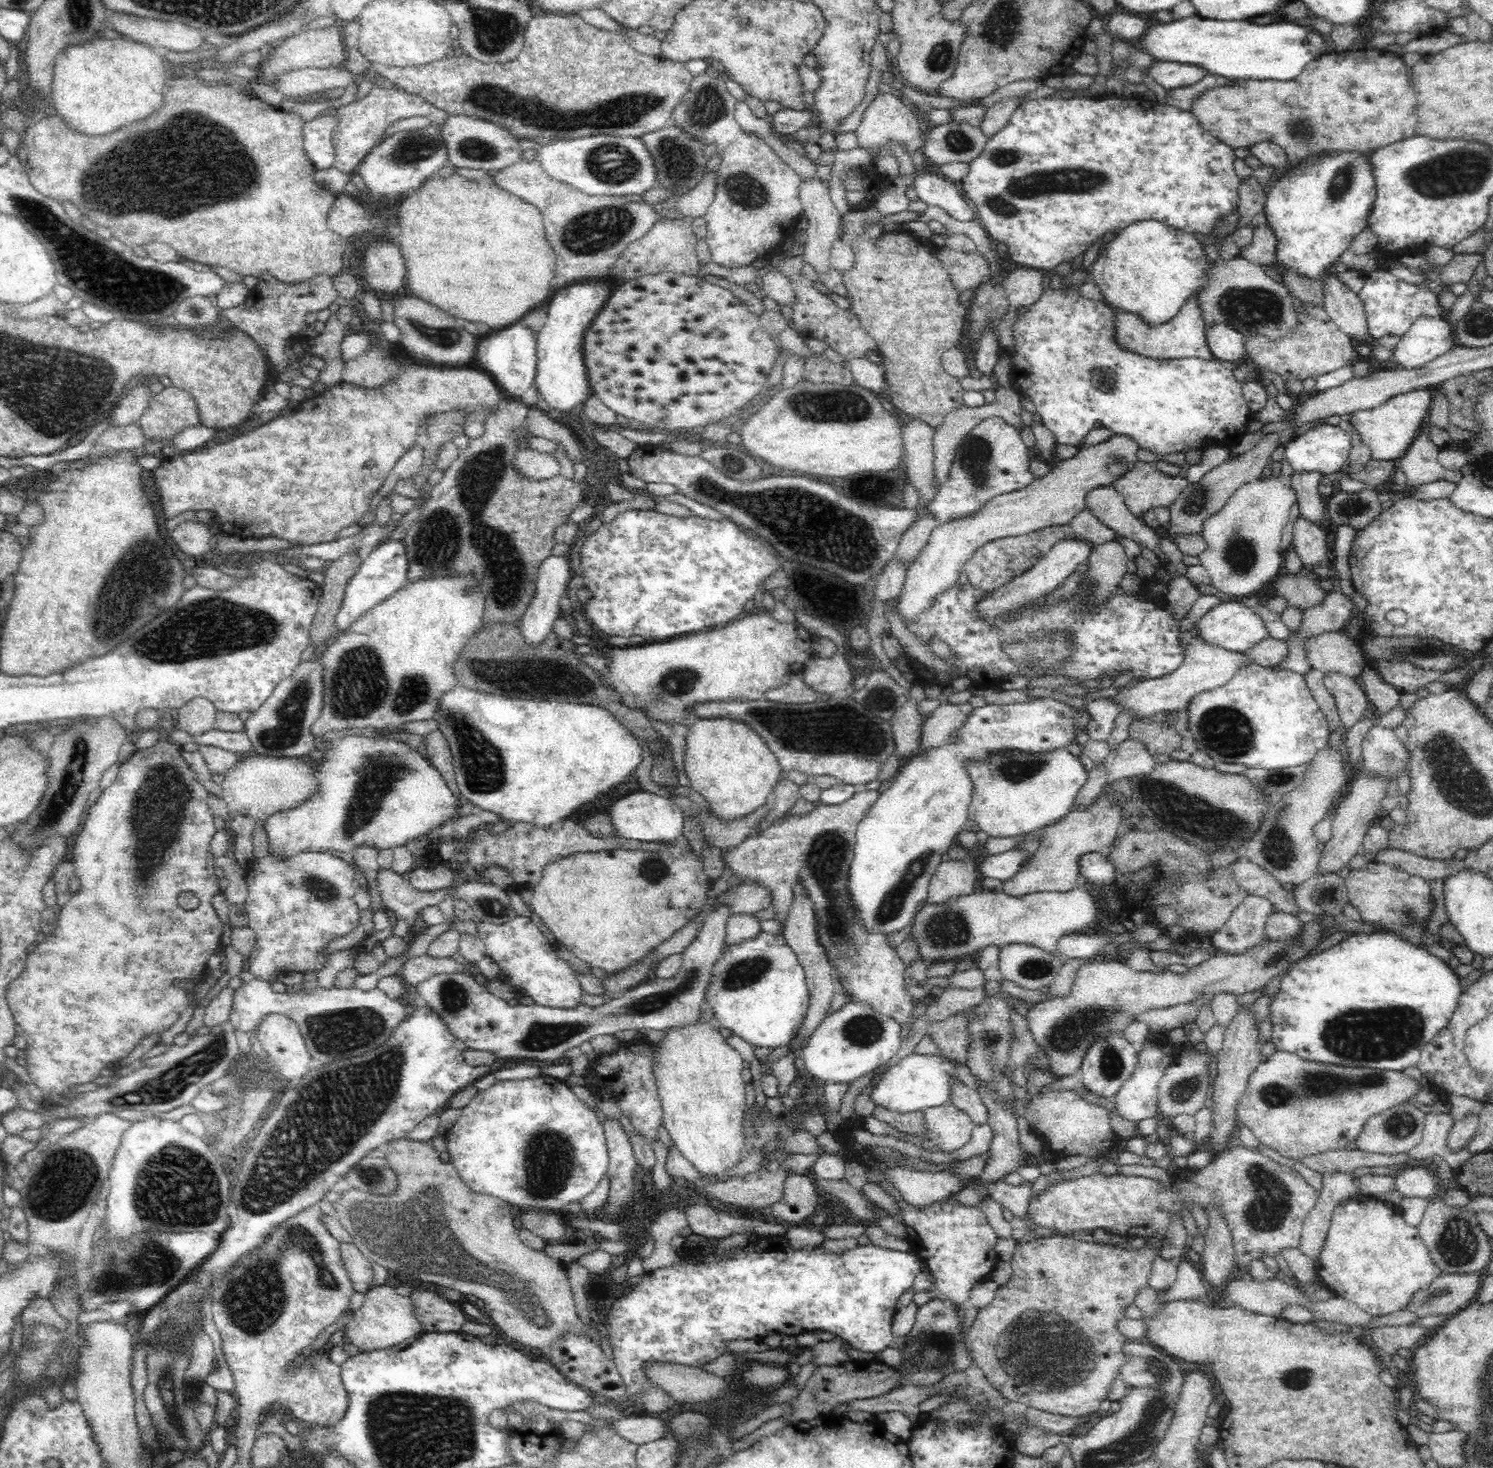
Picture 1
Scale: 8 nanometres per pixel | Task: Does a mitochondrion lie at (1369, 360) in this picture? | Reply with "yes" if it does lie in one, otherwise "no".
no

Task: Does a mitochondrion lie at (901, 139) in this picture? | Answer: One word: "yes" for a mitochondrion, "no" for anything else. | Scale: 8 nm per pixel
no

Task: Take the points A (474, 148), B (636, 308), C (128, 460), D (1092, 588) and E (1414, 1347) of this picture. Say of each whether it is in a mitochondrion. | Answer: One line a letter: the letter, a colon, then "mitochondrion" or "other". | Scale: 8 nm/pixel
A: mitochondrion
B: other
C: other
D: mitochondrion
E: other

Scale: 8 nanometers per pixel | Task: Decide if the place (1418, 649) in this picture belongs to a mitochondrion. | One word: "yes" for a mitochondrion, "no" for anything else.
yes

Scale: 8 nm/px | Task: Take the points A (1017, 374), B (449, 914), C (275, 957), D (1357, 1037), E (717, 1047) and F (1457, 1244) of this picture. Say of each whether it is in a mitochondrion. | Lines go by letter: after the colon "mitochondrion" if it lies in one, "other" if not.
A: other
B: other
C: other
D: mitochondrion
E: other
F: mitochondrion

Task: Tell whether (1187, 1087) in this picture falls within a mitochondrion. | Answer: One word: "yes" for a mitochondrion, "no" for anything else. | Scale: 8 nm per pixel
yes

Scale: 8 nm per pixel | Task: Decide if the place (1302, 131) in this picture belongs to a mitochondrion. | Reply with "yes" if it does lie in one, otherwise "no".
yes

